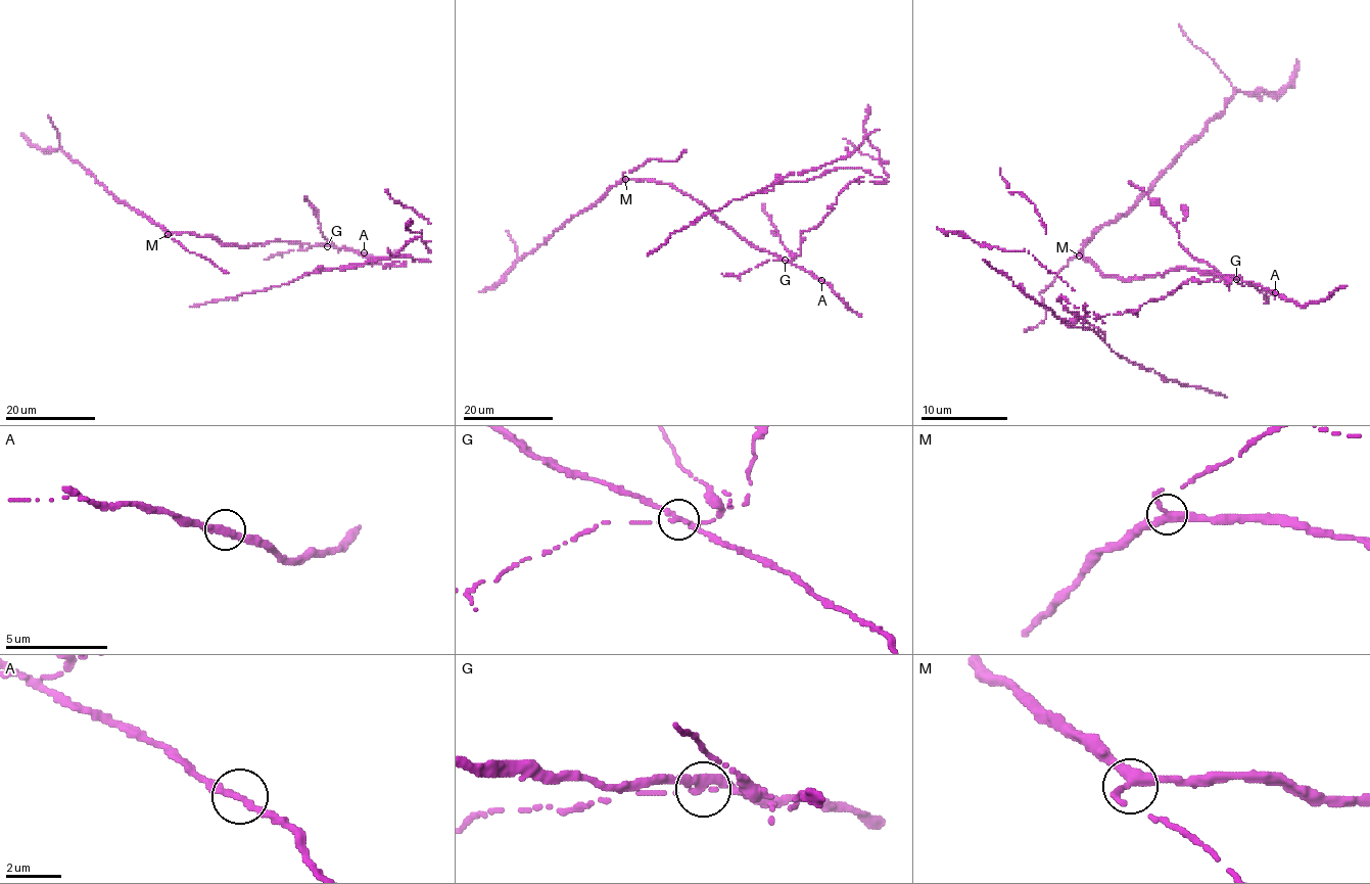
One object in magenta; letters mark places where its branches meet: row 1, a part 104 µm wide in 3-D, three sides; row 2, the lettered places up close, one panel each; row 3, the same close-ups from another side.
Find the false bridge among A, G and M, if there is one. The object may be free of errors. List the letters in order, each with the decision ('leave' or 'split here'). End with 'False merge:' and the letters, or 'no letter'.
A: leave
G: split here
M: leave
False merge: G

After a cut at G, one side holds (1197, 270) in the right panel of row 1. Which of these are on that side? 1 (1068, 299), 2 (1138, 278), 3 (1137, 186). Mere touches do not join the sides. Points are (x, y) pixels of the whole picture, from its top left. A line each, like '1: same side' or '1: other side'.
1: other side
2: same side
3: other side

